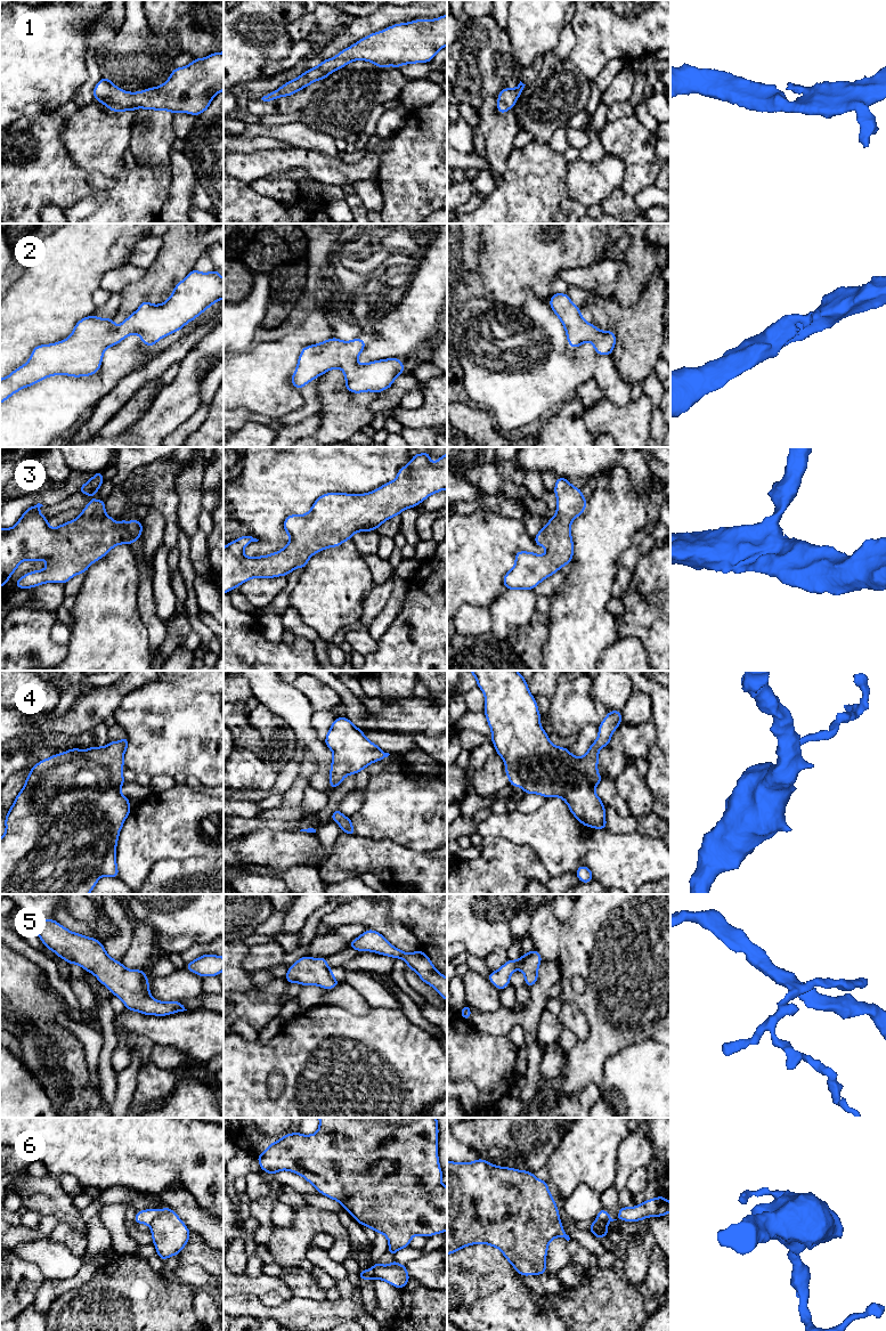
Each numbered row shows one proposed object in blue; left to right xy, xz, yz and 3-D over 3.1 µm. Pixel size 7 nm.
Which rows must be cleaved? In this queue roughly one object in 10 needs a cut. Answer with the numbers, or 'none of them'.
6

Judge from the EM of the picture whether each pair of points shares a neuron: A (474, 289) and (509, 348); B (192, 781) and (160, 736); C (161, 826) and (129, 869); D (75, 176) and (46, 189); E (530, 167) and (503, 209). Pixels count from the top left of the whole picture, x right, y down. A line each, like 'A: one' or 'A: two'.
A: two
B: two
C: one
D: one
E: one

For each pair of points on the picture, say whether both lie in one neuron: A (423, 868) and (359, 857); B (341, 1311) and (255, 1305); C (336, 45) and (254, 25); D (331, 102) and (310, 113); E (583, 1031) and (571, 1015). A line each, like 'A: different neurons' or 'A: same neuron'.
A: same neuron
B: same neuron
C: different neurons
D: same neuron
E: same neuron

